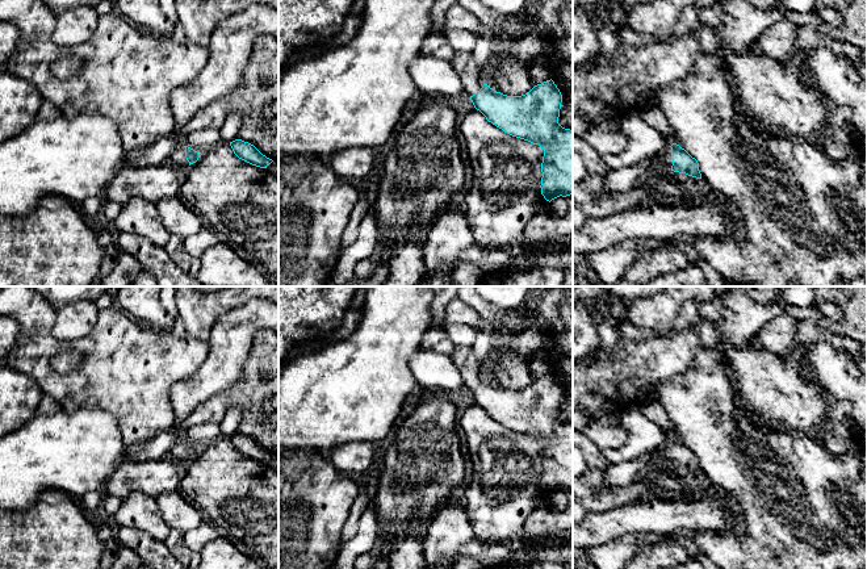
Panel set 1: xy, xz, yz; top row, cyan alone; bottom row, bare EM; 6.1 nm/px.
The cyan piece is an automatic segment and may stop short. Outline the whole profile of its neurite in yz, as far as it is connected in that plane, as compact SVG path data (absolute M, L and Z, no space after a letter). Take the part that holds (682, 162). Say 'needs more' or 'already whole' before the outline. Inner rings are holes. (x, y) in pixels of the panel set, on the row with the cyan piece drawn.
needs more; M673 143L652 156L646 156L619 170L612 170L600 180L600 193L620 194L632 189L654 171L671 170L688 176L701 179L699 163L679 145Z

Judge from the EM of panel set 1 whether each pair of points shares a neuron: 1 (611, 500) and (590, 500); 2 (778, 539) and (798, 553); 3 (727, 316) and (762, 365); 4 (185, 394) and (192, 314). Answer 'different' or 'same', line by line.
1: same
2: different
3: different
4: different

